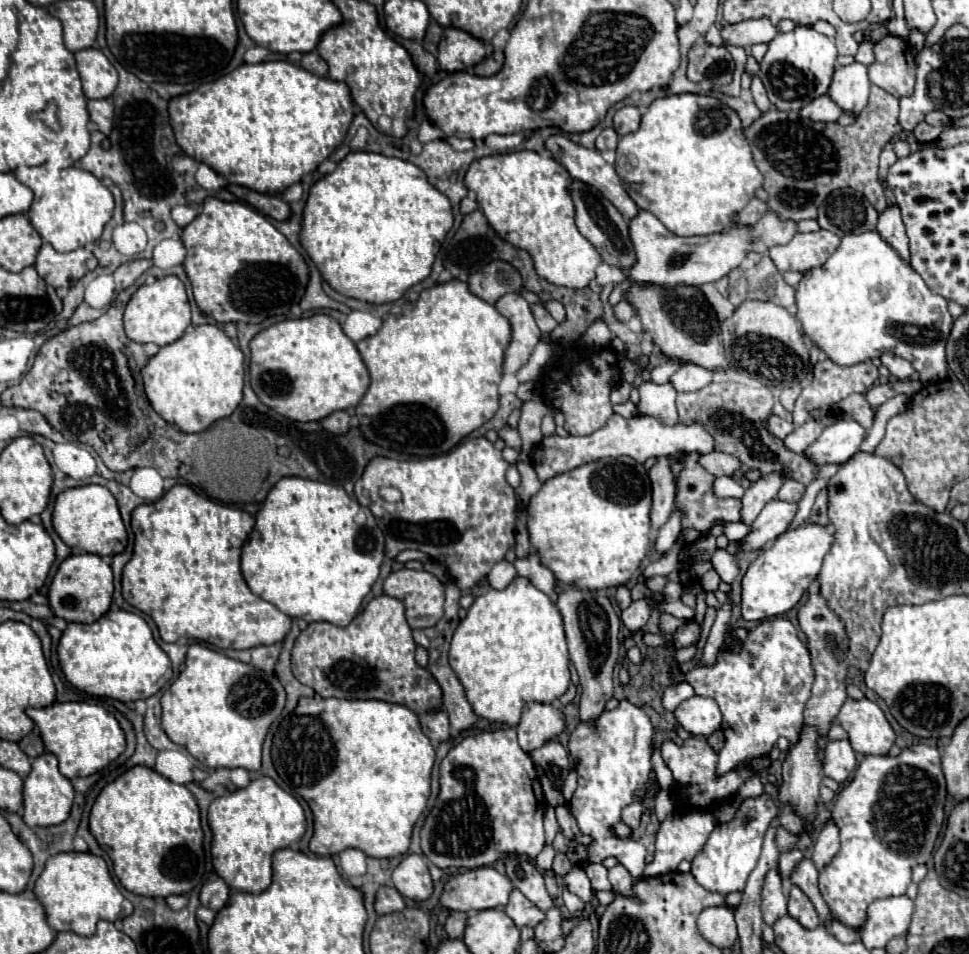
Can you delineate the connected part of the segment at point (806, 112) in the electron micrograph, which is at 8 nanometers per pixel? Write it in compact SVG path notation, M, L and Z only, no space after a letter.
M819 97L819 99L813 99L807 107L803 107L801 111L801 117L805 119L811 119L811 121L823 121L823 123L831 123L831 121L837 121L841 117L841 109L827 97Z

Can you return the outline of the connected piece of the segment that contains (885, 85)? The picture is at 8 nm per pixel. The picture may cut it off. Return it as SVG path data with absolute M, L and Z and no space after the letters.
M887 35L875 45L875 63L869 67L871 83L895 97L911 95L915 85L915 55L905 39Z

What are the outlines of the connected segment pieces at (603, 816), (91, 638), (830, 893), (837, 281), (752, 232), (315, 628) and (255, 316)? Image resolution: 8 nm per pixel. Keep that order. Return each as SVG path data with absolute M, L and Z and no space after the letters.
M619 701L613 711L603 711L593 725L579 723L571 733L569 751L579 763L579 785L571 797L569 809L577 819L581 833L593 839L591 845L587 845L589 863L601 863L607 857L615 857L623 867L627 867L633 879L641 879L647 849L639 841L619 839L611 827L621 823L621 809L635 801L635 791L645 787L649 779L653 725L647 713L629 701Z
M107 611L95 623L69 623L61 635L59 667L67 681L93 697L111 697L123 703L155 695L173 675L171 661L155 643L145 619L131 611Z
M919 743L903 749L897 757L869 755L861 761L853 781L837 793L833 807L833 819L841 831L841 849L819 875L823 899L839 921L861 927L871 901L907 891L911 869L931 859L945 817L945 797L937 747Z
M877 231L845 235L825 265L807 271L795 291L797 319L803 335L825 351L833 363L857 365L867 359L881 357L883 351L891 351L893 355L905 357L913 363L921 383L937 381L947 375L945 341L953 325L947 301L941 295L931 293L925 281L881 239Z
M639 209L639 215L629 221L629 235L635 247L635 267L629 271L629 281L625 285L617 285L609 297L614 306L623 300L623 295L631 287L631 283L653 283L661 287L677 287L677 285L695 285L701 287L705 283L717 281L725 277L731 269L739 267L749 251L767 253L771 247L789 243L797 233L797 223L781 221L775 213L767 211L755 227L731 225L723 233L703 235L703 237L679 237L671 233L653 213Z
M379 595L369 601L349 627L309 623L295 639L291 669L303 685L317 689L321 697L381 699L401 703L415 713L425 713L431 707L441 705L441 687L435 679L429 679L429 671L421 669L413 655L415 641L403 613L403 603Z
M207 197L203 201L201 213L183 227L181 241L187 249L183 267L193 287L193 297L199 309L213 317L217 323L261 323L267 317L287 317L291 307L301 301L309 269L299 251L287 241L287 237L277 231L257 209L239 201L221 201L217 197Z

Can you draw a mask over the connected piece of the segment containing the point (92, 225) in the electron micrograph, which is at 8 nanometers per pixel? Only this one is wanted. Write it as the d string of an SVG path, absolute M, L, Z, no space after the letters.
M51 165L17 167L13 173L23 185L27 185L35 193L27 217L35 231L41 235L41 239L51 243L55 251L75 251L101 237L105 223L113 215L115 203L111 191L93 173L77 167L57 169Z

